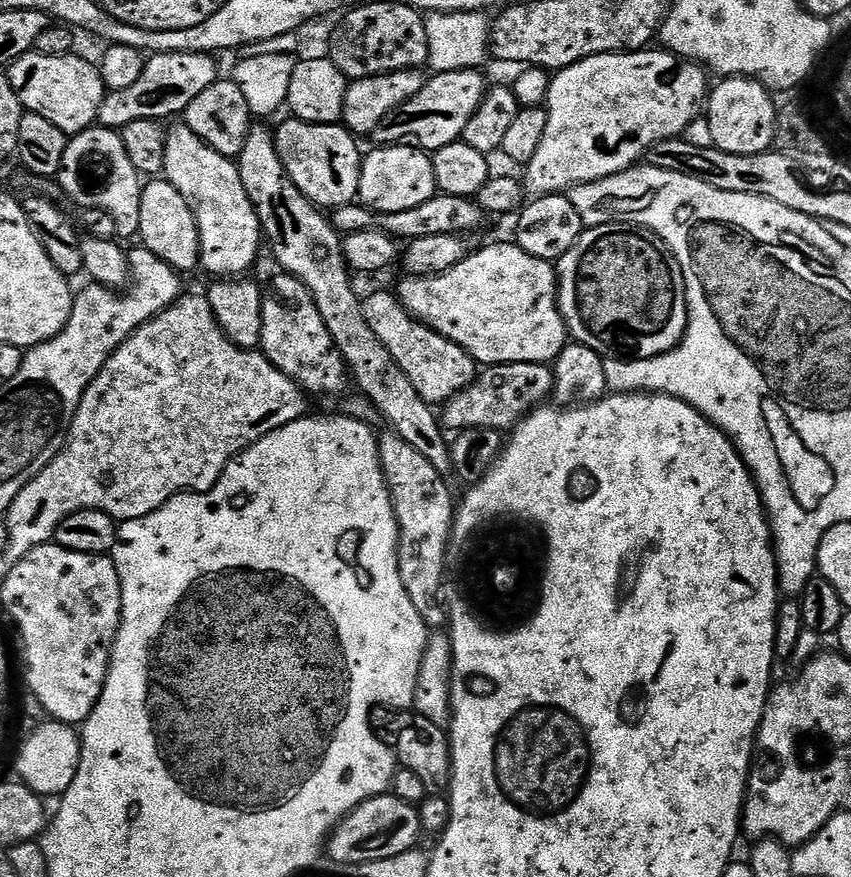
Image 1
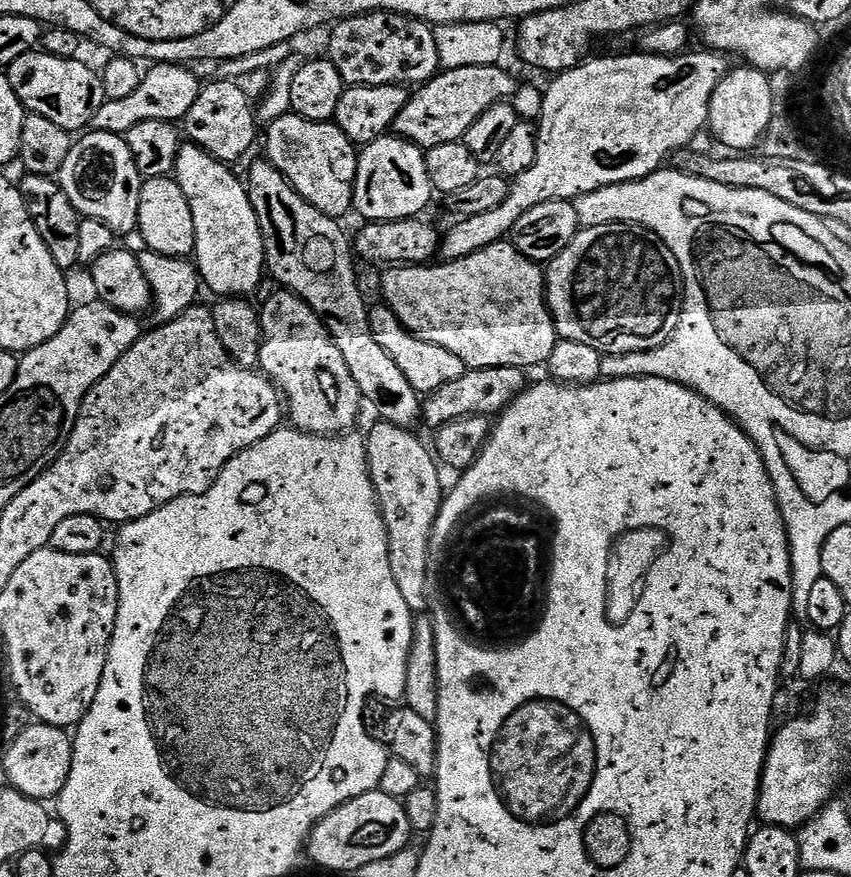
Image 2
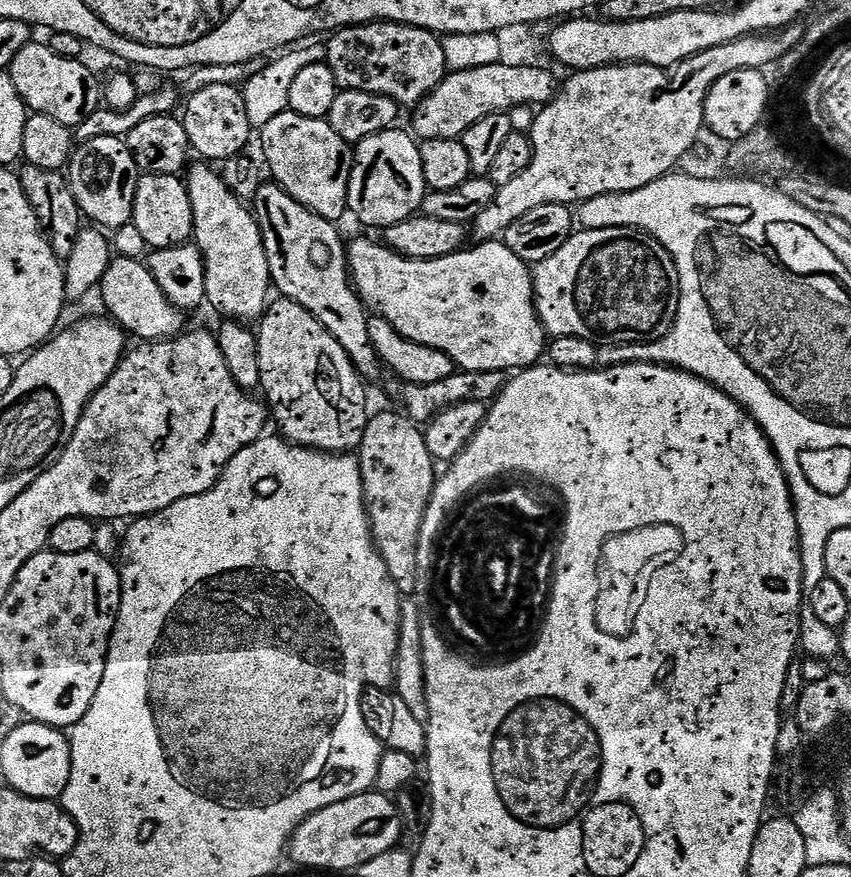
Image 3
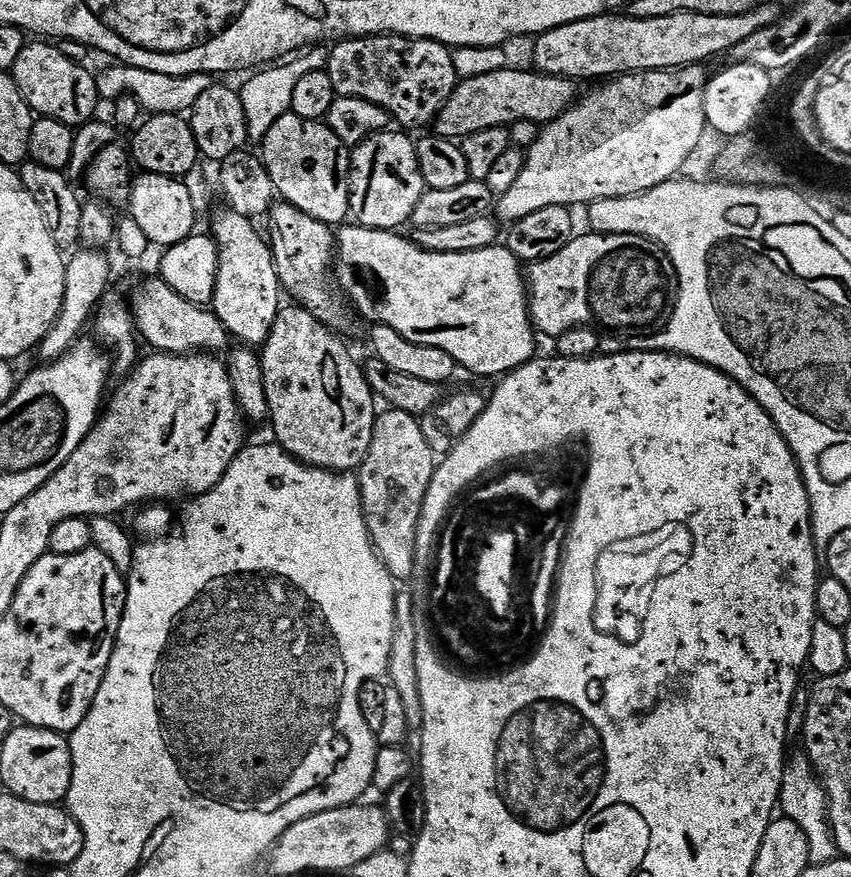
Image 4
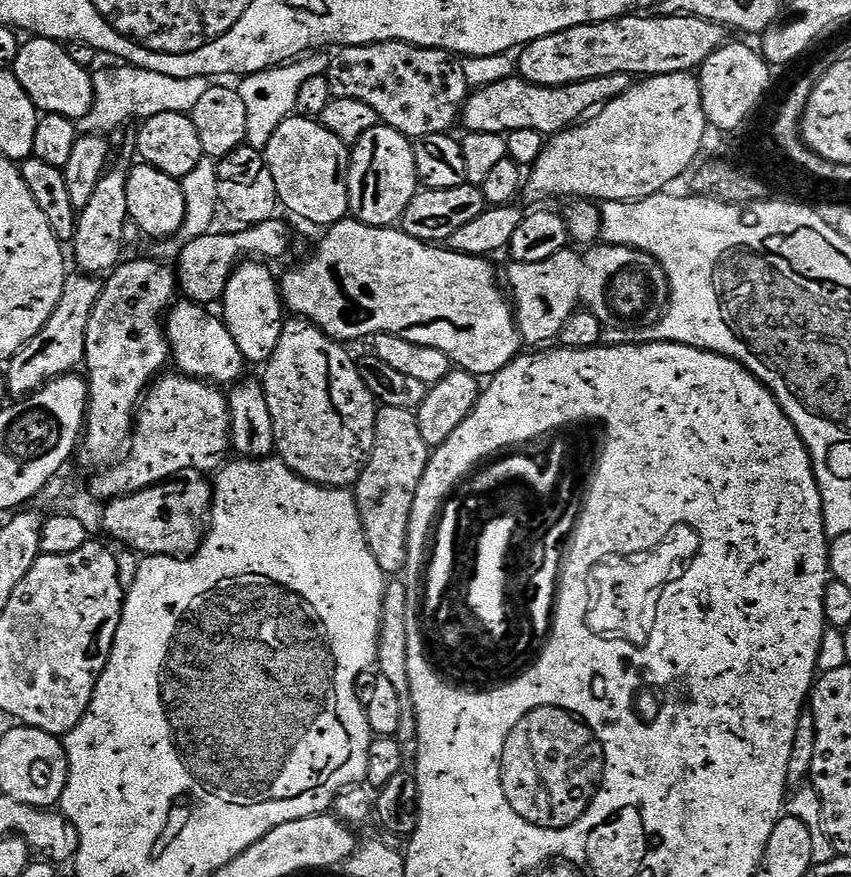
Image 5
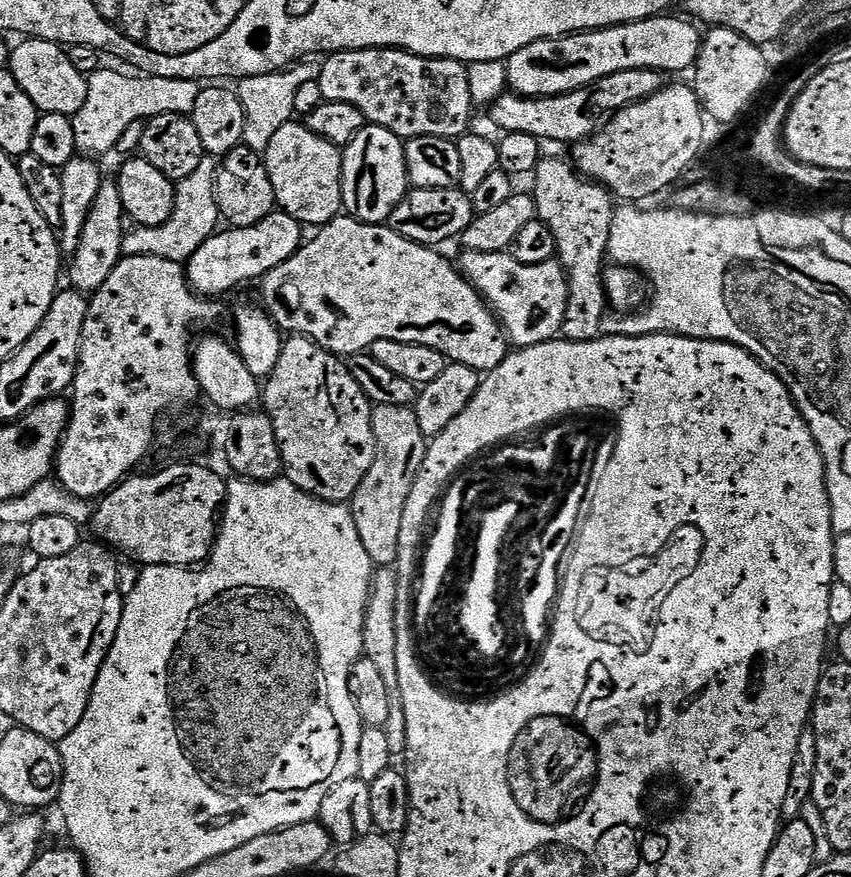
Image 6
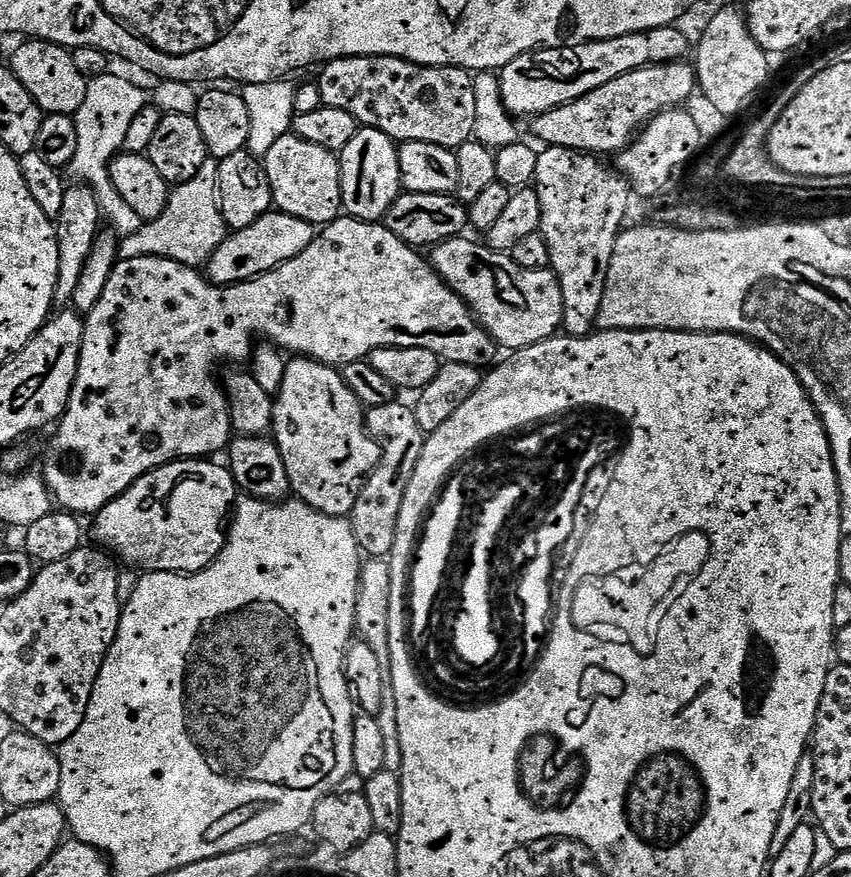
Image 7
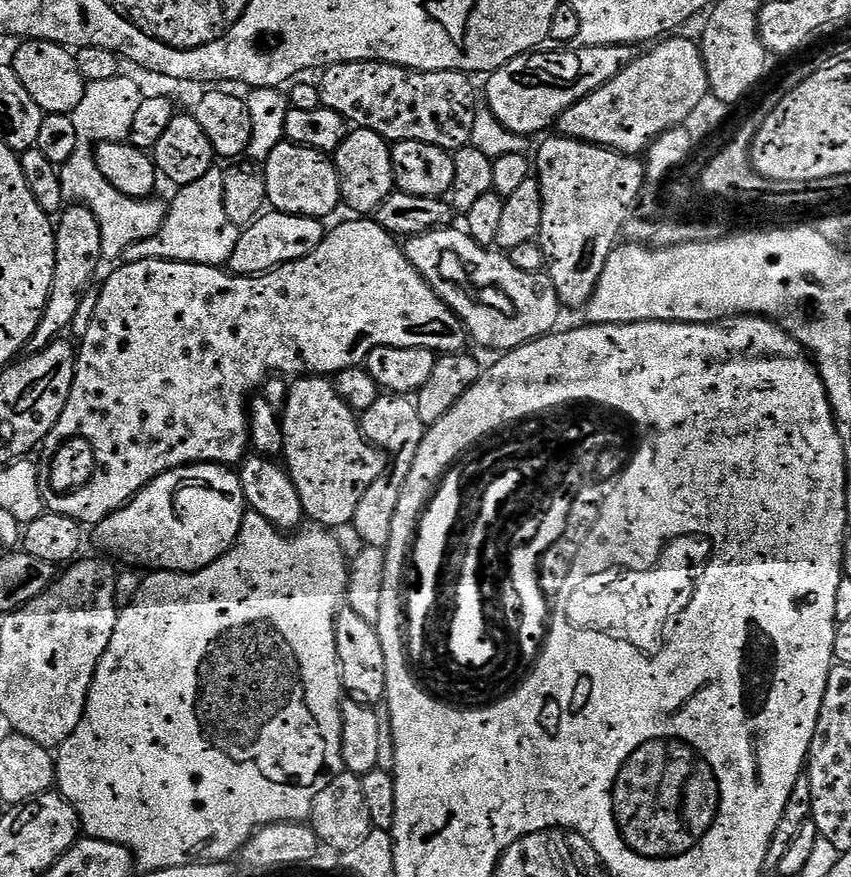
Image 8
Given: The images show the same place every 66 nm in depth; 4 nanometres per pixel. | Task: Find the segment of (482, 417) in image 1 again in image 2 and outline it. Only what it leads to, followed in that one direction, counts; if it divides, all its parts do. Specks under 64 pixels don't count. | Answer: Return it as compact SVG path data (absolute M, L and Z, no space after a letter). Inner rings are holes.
M490 366L466 370L462 378L457 378L455 382L446 382L446 386L438 386L438 390L423 397L423 427L439 430L450 422L458 422L471 416L499 417L500 413L510 407L524 392L526 387L524 376L526 376L525 369L514 366Z

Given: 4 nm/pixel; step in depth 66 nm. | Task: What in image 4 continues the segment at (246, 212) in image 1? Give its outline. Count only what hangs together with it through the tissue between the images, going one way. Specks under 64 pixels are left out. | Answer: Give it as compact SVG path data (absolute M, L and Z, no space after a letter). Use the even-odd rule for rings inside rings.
M224 210L224 213L213 222L210 235L216 241L216 249L220 253L218 254L216 285L210 307L233 341L244 346L258 348L269 336L269 332L273 328L273 320L282 306L282 301L280 301L282 289L280 279L277 278L271 245L265 241L261 233L259 236L254 225L256 224L251 219L231 210Z

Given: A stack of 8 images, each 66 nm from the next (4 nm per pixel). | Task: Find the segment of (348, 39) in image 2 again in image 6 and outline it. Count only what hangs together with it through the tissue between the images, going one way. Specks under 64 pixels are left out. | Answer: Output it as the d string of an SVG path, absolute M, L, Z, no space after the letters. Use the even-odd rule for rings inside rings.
M355 48L325 55L319 82L324 101L346 102L346 106L357 107L368 124L382 126L405 142L423 136L456 140L469 131L468 123L474 113L468 65L450 58L419 56L405 48Z

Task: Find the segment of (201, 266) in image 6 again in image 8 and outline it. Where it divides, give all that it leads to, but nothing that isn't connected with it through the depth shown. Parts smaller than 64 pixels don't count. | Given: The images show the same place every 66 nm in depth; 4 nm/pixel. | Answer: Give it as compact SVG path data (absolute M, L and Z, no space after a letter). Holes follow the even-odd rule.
M275 210L265 211L241 231L238 246L226 265L227 271L233 276L261 276L262 273L271 272L281 264L306 258L314 250L318 250L318 246L322 246L325 231L324 220Z

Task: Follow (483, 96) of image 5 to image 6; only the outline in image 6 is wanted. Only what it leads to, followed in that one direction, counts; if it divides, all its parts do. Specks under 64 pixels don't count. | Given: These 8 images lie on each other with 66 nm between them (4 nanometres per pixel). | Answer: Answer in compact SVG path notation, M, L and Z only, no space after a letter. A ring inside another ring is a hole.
M622 70L590 86L557 96L518 96L508 90L490 105L490 113L492 112L492 120L500 127L501 133L530 134L542 142L548 143L549 140L552 144L575 146L594 135L605 118L653 96L665 84L665 77L654 70Z

